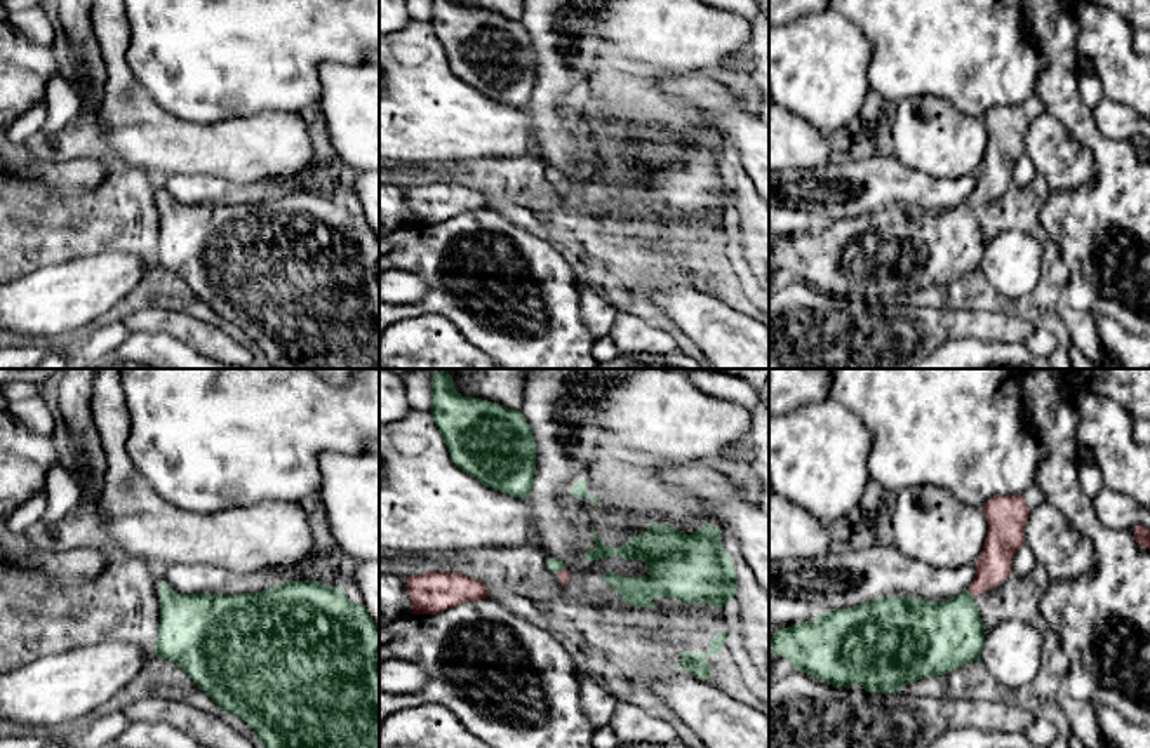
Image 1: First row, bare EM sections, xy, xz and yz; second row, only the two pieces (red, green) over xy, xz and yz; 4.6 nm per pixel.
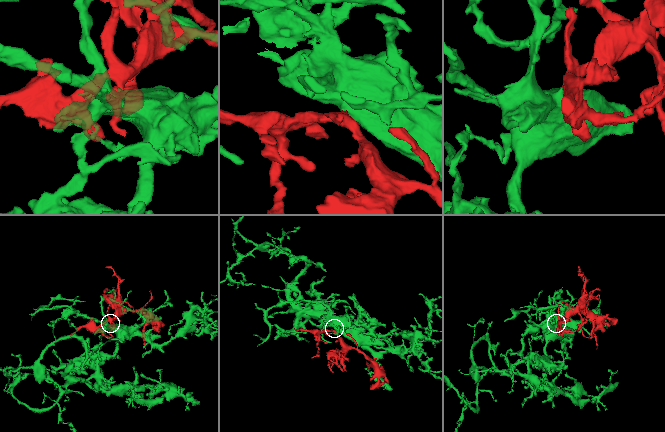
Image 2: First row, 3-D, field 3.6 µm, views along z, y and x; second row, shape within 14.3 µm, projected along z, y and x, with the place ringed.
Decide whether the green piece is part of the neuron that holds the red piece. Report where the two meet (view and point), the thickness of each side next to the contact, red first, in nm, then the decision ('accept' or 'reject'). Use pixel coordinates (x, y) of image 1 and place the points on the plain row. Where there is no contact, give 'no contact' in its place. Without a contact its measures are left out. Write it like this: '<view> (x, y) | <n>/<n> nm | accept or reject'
yz (971, 204) | 160/320 nm | accept

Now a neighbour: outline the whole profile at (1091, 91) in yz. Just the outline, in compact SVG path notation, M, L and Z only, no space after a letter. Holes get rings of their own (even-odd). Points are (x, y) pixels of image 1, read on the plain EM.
M1080 73L1077 78L1077 87L1082 103L1091 110L1105 97L1103 85L1096 73Z

